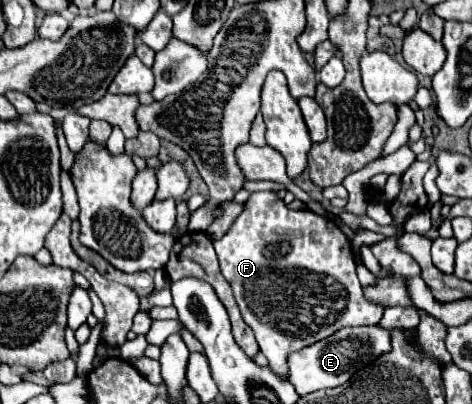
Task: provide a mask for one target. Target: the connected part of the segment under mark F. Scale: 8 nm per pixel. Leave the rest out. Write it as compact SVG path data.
M252 192L244 212L234 220L230 230L214 242L214 248L220 272L234 290L244 322L252 328L260 352L270 362L270 370L282 380L288 378L288 356L292 352L316 344L340 328L378 324L382 320L384 306L366 300L362 294L352 244L344 232L326 216L286 208L282 200L276 200L276 192Z

